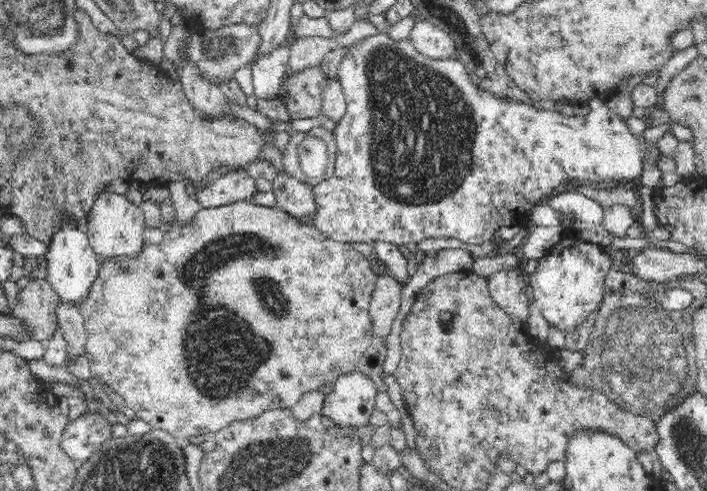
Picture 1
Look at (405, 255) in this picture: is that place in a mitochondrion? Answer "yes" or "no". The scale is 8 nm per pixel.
no

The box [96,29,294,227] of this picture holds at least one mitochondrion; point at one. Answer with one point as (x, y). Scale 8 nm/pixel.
(226, 46)

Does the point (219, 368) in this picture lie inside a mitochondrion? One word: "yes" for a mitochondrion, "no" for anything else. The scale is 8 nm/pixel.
yes

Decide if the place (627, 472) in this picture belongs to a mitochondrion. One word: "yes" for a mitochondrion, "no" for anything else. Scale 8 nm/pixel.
no

